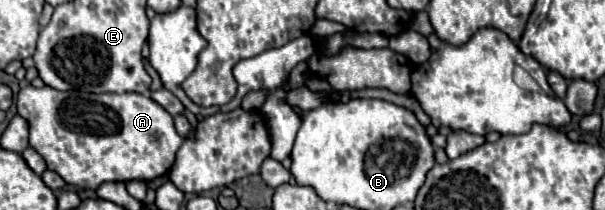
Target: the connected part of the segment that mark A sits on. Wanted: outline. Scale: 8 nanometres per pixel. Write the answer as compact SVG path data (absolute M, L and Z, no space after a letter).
M26 86L16 98L18 114L30 126L30 146L46 160L46 166L62 176L70 186L96 190L102 182L152 180L170 170L176 150L184 138L178 136L172 116L152 98L124 92L124 94L86 94L86 92L58 92L50 86Z

